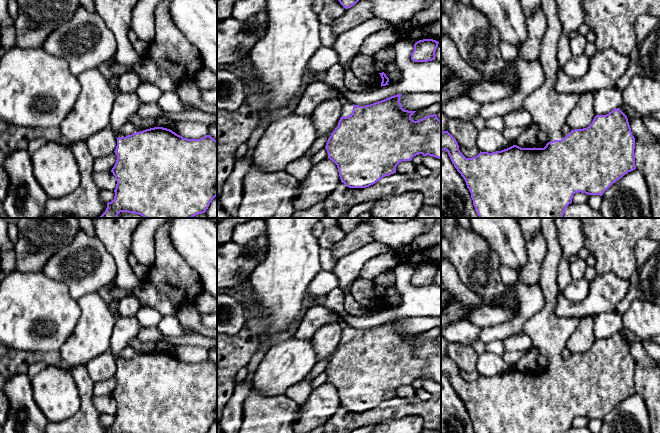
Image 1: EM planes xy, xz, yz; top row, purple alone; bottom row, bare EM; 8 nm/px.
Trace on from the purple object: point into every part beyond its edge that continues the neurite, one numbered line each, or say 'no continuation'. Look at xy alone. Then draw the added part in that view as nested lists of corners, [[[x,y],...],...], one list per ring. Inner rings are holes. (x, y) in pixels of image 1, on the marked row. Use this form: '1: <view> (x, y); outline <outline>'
1: xy (125, 105); outline [[[113,76],[110,79],[110,85],[115,93],[112,112],[110,114],[110,127],[116,130],[116,138],[126,137],[119,132],[119,129],[129,123],[129,119],[137,113],[140,101],[136,92],[123,93],[119,89],[119,76]]]

